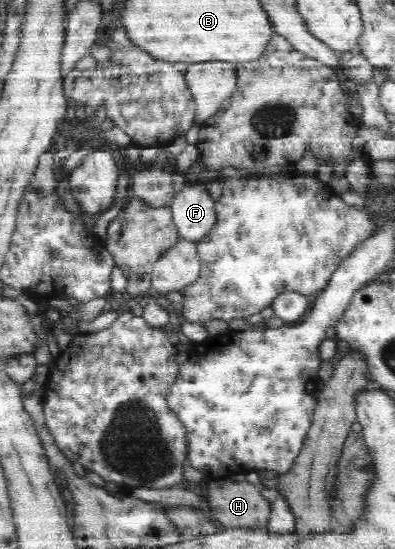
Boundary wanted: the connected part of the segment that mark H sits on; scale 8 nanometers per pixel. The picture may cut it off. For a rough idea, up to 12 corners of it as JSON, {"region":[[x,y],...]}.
{"region":[[208,481],[218,528],[265,529],[271,503],[248,481]]}

